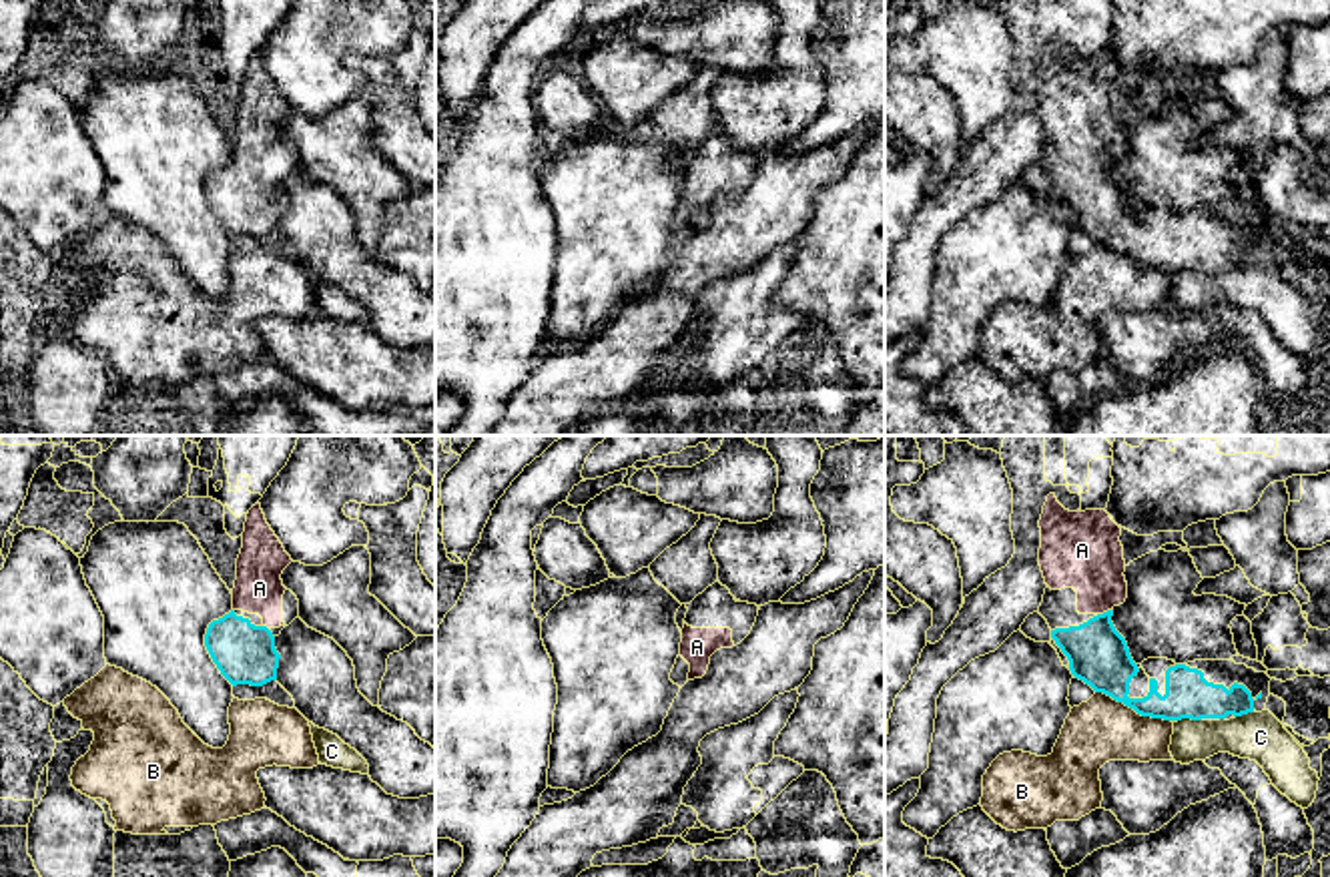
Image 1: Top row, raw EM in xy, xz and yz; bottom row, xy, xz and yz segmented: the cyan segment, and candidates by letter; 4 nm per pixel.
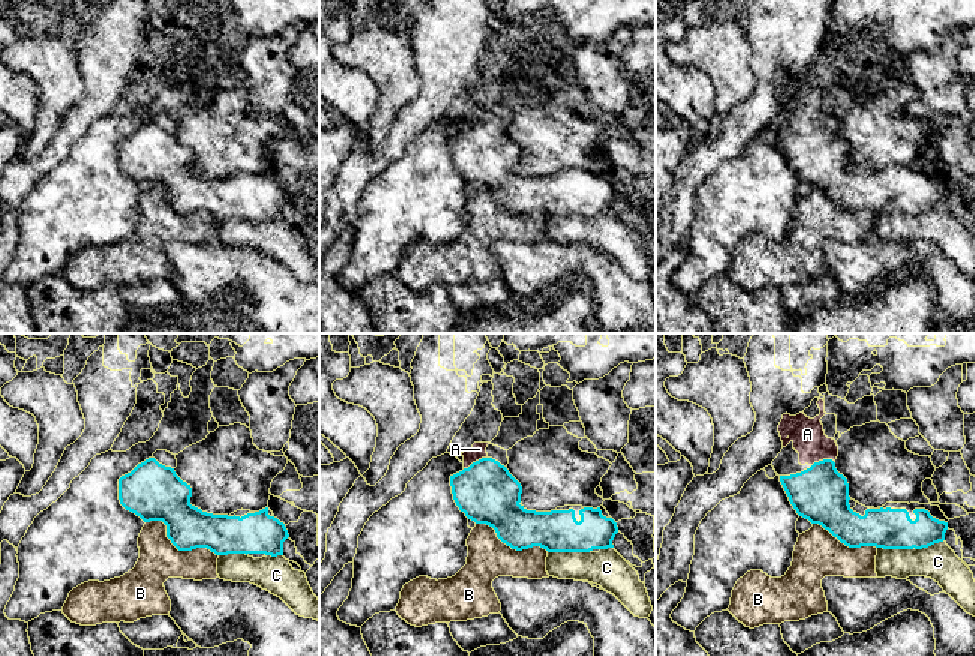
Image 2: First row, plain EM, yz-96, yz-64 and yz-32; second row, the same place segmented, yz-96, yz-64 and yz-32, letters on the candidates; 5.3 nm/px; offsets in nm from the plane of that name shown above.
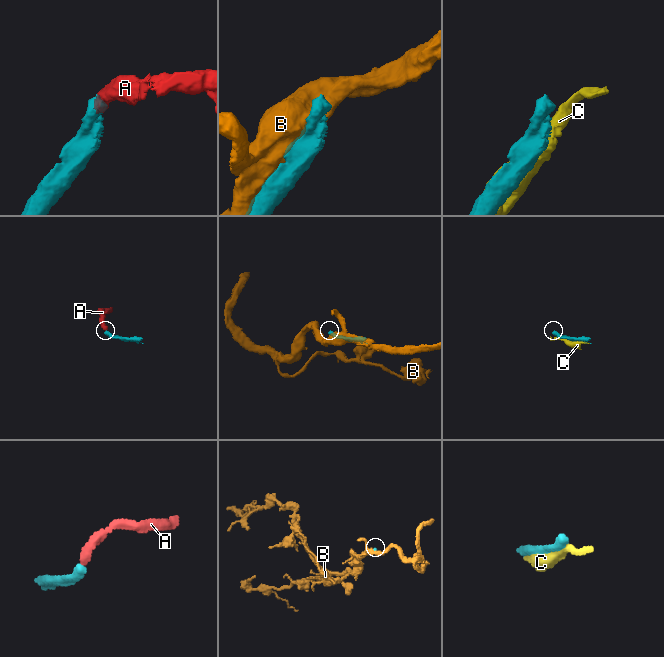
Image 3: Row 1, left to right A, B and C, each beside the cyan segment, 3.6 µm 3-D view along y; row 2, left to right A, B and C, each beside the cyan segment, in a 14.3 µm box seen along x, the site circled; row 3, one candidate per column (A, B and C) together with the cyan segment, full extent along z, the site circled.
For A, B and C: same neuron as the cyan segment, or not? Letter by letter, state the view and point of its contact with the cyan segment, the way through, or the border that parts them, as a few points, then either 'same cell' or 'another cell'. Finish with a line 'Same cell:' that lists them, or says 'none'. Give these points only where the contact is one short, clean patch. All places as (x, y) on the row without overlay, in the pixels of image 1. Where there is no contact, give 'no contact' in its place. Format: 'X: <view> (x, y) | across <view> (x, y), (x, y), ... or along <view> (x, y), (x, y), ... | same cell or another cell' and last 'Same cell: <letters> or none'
A: yz (1104, 163) | across yz (1098, 205), (1098, 183), (1104, 163), (1100, 131), (1086, 105) | same cell
B: yz (1134, 259) | another cell
C: yz (1188, 267) | another cell
Same cell: A

